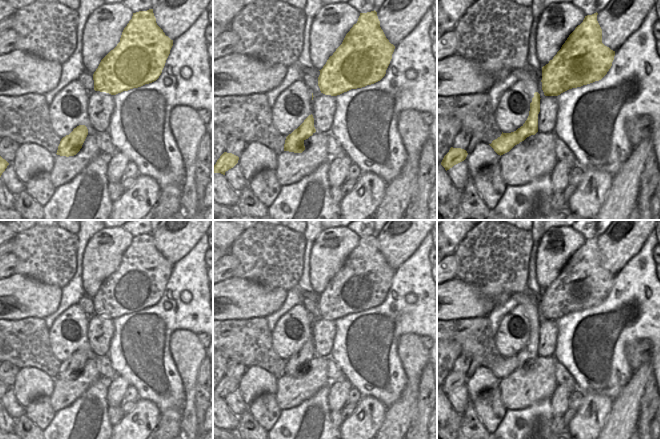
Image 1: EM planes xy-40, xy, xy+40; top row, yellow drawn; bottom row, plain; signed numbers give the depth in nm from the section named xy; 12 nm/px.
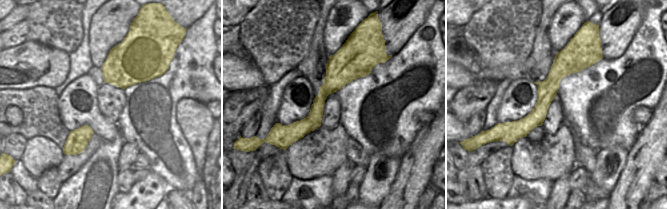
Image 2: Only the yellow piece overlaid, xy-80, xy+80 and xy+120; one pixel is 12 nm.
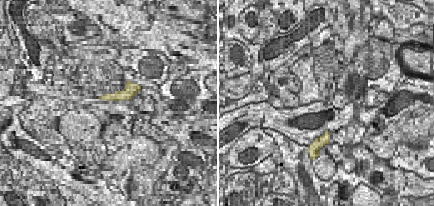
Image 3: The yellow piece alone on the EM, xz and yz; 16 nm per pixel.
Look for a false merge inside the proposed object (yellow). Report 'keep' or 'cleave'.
cleave

